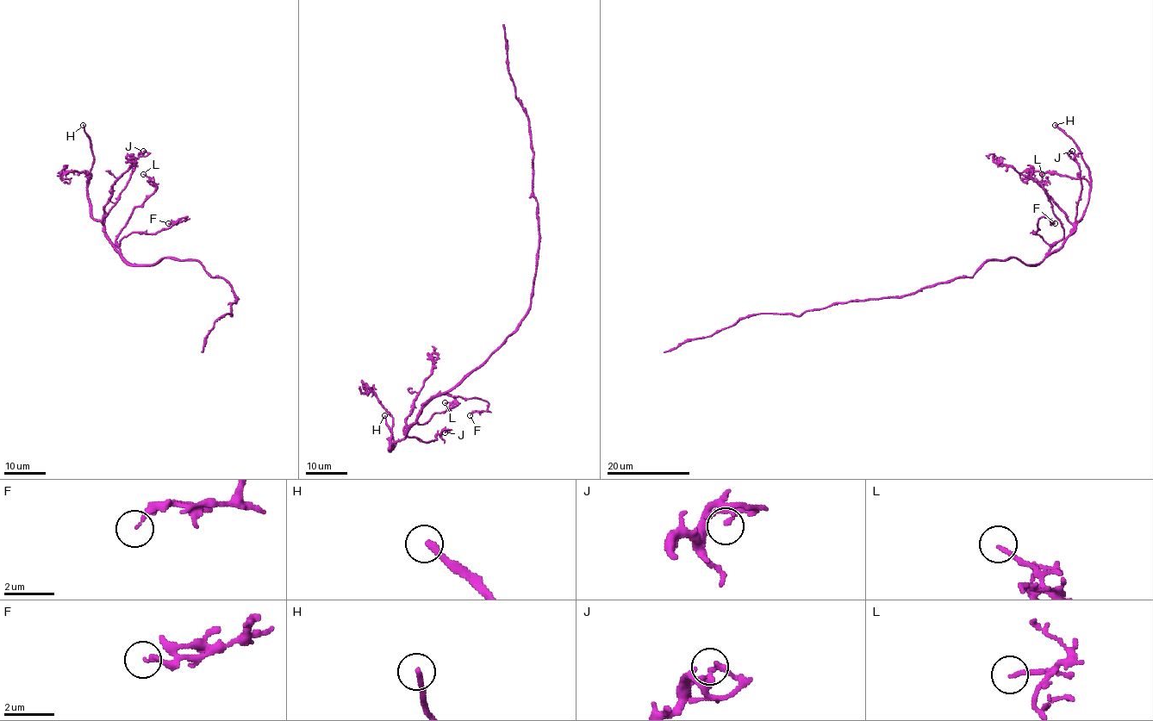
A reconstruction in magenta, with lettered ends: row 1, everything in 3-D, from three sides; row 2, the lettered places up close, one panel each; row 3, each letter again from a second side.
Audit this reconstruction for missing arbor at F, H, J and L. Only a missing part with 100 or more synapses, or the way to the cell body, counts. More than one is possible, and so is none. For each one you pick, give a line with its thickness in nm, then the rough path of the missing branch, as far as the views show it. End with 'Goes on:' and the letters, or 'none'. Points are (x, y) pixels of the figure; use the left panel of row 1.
H: Thickness 220 nm. Course of what is missing: (83, 125), (77, 108), (66, 98), (56, 66), (47, 59), (50, 58)
Goes on: H

